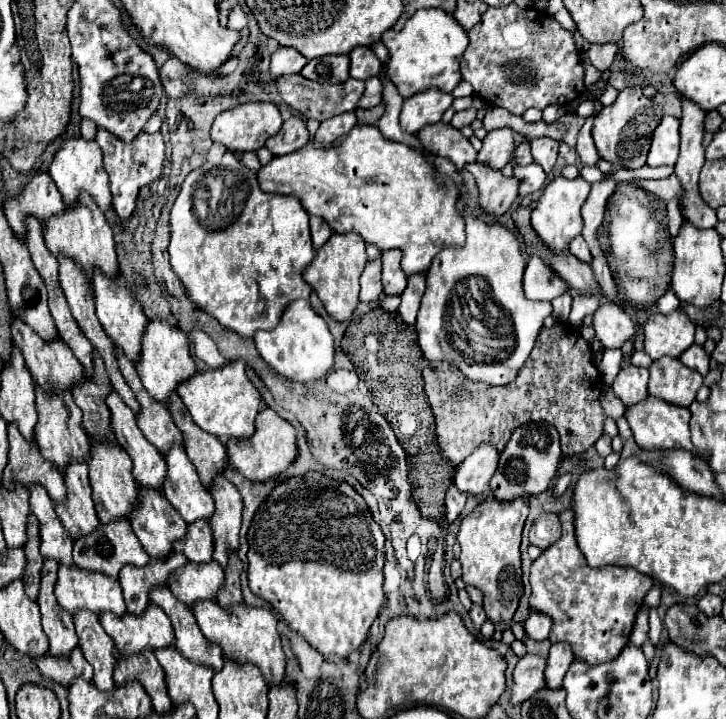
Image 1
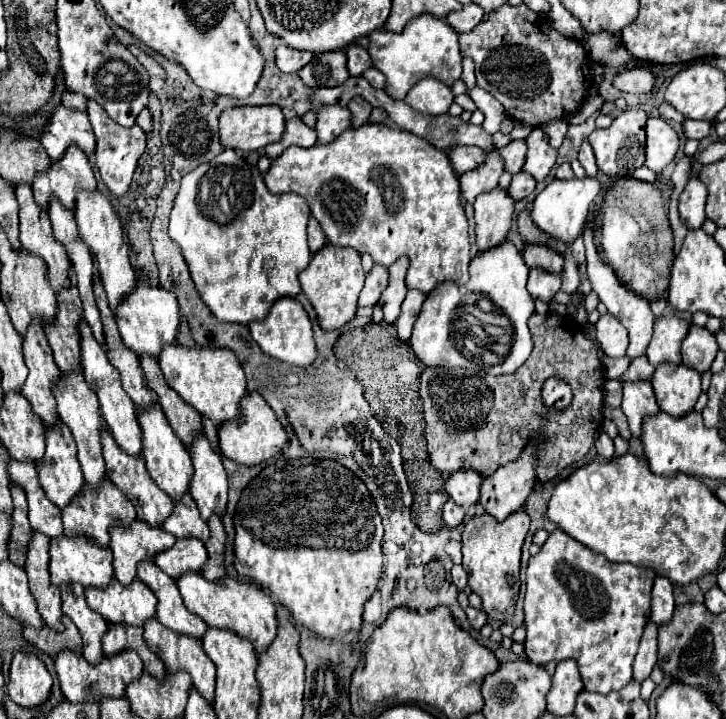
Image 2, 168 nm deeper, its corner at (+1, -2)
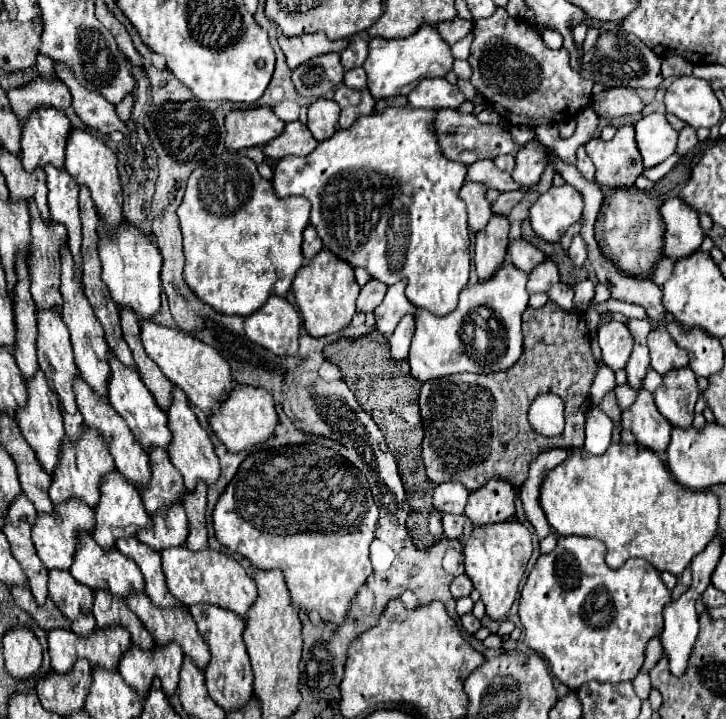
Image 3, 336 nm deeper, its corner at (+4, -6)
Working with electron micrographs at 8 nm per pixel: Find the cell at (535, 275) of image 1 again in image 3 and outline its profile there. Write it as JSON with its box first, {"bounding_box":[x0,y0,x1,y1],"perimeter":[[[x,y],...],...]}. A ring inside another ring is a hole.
{"bounding_box":[528,260,560,292],"perimeter":[[[544,260],[528,274],[528,292],[548,292],[554,284],[560,282],[558,266],[552,260]]]}

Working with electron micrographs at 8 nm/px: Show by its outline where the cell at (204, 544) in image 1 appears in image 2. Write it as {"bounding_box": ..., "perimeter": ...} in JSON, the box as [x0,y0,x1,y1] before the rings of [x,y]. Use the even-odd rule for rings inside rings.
{"bounding_box":[161,492,209,542],"perimeter":[[[187,492],[181,500],[173,502],[173,512],[169,514],[169,520],[163,520],[161,528],[165,532],[171,532],[173,536],[197,536],[203,542],[209,538],[209,528],[205,520],[199,514],[199,508],[191,494]]]}

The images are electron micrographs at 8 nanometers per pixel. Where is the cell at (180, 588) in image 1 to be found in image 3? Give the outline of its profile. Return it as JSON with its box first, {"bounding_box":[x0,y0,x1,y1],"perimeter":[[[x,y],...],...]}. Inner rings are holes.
{"bounding_box":[138,504,188,552],"perimeter":[[[174,504],[174,508],[168,508],[166,512],[158,512],[154,518],[154,528],[144,530],[138,534],[138,540],[156,552],[162,552],[166,548],[174,546],[186,546],[186,532],[188,532],[188,520],[182,504]]]}

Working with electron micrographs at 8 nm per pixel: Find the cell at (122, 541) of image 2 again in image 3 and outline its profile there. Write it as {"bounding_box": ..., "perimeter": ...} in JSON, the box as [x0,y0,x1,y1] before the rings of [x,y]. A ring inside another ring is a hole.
{"bounding_box":[94,472,152,552],"perimeter":[[[112,472],[100,488],[100,502],[94,508],[96,514],[96,528],[94,528],[94,540],[102,550],[110,552],[116,548],[116,542],[120,538],[136,538],[140,530],[152,528],[152,520],[146,514],[146,508],[142,508],[142,498],[134,486],[130,486],[120,472]]]}

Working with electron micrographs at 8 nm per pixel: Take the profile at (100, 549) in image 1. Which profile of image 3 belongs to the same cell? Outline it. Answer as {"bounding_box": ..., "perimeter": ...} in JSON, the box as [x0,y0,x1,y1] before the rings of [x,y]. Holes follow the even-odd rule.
{"bounding_box":[50,428,116,508],"perimeter":[[[86,428],[84,436],[76,444],[70,444],[68,440],[64,440],[62,458],[60,458],[60,464],[58,464],[58,468],[56,468],[54,476],[52,476],[52,486],[50,486],[52,504],[66,504],[66,500],[78,498],[86,506],[96,508],[102,480],[114,470],[116,470],[114,460],[110,456],[110,452],[106,450],[106,444],[102,442],[102,436],[98,436],[96,430]]]}

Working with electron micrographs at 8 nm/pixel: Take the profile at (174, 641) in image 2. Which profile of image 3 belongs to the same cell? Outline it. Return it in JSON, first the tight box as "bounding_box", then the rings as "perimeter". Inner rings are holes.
{"bounding_box":[128,594,210,670],"perimeter":[[[132,594],[128,600],[128,608],[142,620],[144,628],[152,634],[154,638],[154,644],[156,646],[164,646],[166,642],[176,642],[184,656],[190,656],[194,660],[194,664],[198,664],[200,670],[206,670],[206,664],[210,662],[210,652],[208,652],[208,646],[206,642],[202,640],[202,636],[198,634],[198,628],[190,616],[190,612],[184,612],[184,610],[176,610],[176,608],[166,608],[166,610],[160,610],[160,608],[154,608],[148,600],[146,594]]]}

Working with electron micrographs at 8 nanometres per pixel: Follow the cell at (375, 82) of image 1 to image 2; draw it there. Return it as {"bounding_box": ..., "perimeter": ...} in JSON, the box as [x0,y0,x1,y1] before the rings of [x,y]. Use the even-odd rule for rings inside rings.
{"bounding_box":[347,98,371,128],"perimeter":[[[353,98],[353,100],[347,104],[347,108],[351,110],[351,126],[353,126],[353,128],[363,126],[363,124],[367,122],[369,114],[371,114],[371,104],[369,104],[367,100],[363,100],[363,98]]]}

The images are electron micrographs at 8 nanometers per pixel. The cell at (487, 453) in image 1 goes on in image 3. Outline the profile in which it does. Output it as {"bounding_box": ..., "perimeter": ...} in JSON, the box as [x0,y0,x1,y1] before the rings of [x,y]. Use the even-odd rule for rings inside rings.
{"bounding_box":[432,482,468,514],"perimeter":[[[446,482],[434,488],[432,502],[438,512],[450,512],[450,514],[464,514],[464,506],[468,500],[468,490],[462,488],[462,484]]]}

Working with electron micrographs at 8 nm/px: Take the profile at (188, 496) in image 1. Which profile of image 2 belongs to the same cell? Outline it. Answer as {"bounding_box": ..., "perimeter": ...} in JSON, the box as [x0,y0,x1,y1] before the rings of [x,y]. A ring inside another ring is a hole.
{"bounding_box":[135,404,193,500],"perimeter":[[[153,404],[149,408],[139,408],[135,414],[137,414],[137,422],[141,426],[141,442],[143,442],[141,456],[145,458],[145,464],[147,464],[147,470],[149,470],[151,478],[173,500],[181,498],[185,492],[189,492],[189,480],[191,480],[191,474],[193,474],[191,456],[189,456],[185,444],[173,432],[173,428],[167,422],[159,404]]]}

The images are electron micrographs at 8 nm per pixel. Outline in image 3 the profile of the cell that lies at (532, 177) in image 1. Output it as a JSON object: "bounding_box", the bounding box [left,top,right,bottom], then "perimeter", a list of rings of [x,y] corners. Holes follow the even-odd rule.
{"bounding_box":[492,190,524,216],"perimeter":[[[522,190],[502,192],[502,194],[498,196],[498,200],[496,200],[496,202],[492,202],[492,212],[508,216],[508,214],[510,214],[510,210],[512,210],[512,208],[522,200],[522,198],[524,198],[524,192],[522,192]]]}

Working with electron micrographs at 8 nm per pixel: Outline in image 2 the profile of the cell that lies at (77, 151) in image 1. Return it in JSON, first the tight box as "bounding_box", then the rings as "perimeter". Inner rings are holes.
{"bounding_box":[41,104,95,162],"perimeter":[[[59,104],[49,118],[47,126],[41,132],[41,144],[47,150],[51,162],[57,162],[65,152],[67,144],[79,144],[79,148],[89,156],[95,152],[95,136],[89,124],[89,116],[85,110],[67,108]]]}

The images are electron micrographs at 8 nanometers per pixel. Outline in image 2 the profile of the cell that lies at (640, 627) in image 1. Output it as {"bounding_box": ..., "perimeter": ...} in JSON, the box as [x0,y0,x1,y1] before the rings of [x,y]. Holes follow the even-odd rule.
{"bounding_box":[633,622,657,684],"perimeter":[[[649,622],[649,626],[645,628],[645,636],[641,638],[641,646],[635,658],[635,666],[633,666],[633,678],[641,684],[643,680],[649,678],[653,666],[657,662],[657,626],[653,622]]]}

